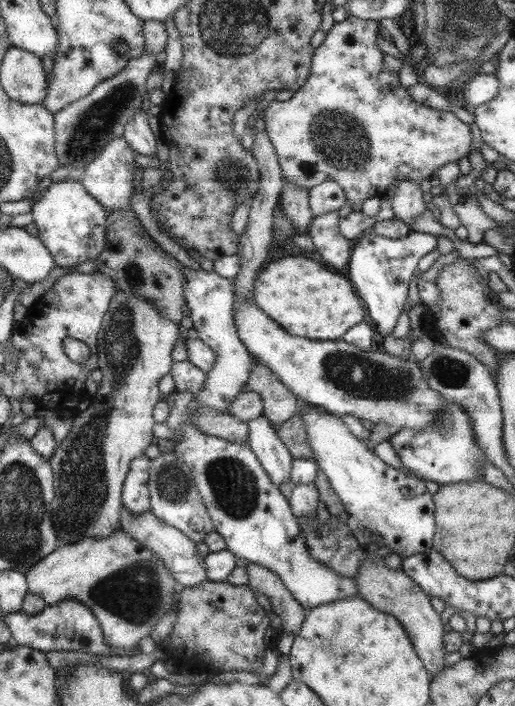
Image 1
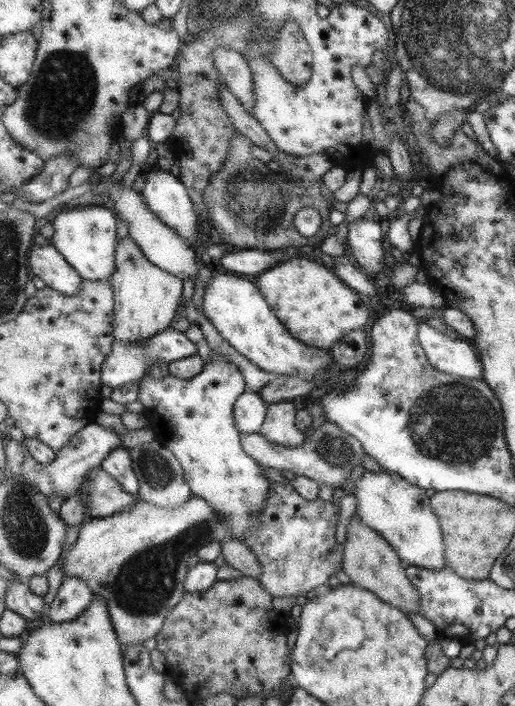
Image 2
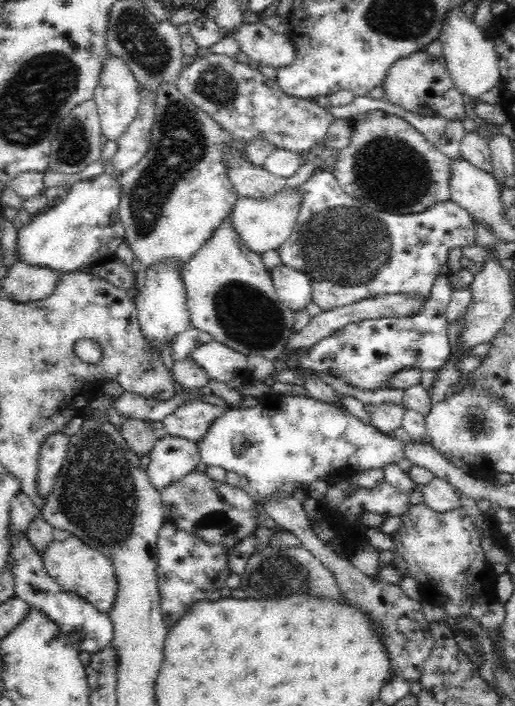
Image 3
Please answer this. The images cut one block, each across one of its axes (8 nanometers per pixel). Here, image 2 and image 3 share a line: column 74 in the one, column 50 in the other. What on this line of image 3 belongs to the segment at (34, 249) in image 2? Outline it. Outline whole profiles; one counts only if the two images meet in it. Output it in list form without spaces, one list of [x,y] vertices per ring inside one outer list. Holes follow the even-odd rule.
[[[17,262],[7,270],[7,274],[1,279],[1,285],[13,298],[13,302],[29,303],[53,294],[59,275],[44,267]]]

